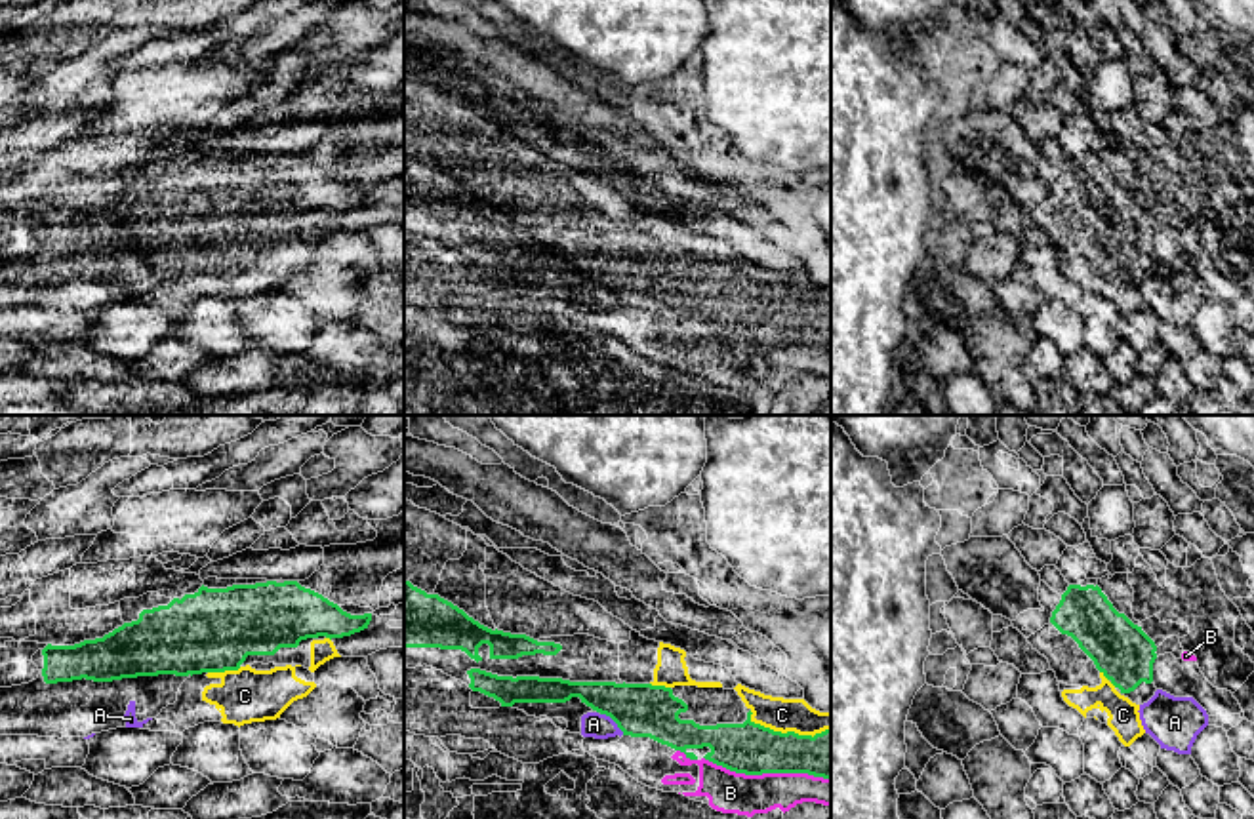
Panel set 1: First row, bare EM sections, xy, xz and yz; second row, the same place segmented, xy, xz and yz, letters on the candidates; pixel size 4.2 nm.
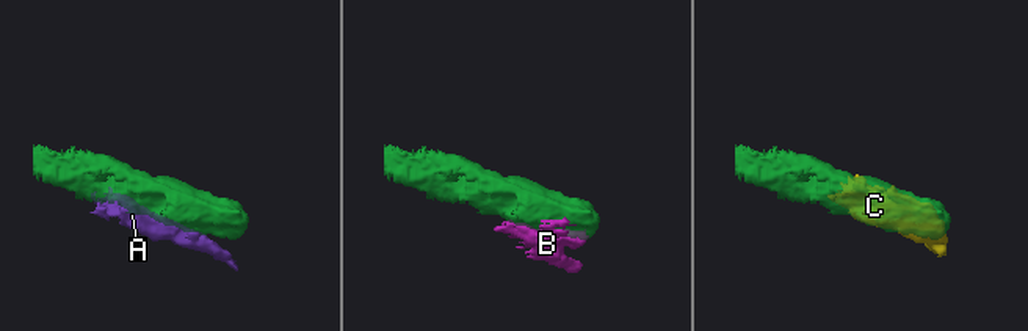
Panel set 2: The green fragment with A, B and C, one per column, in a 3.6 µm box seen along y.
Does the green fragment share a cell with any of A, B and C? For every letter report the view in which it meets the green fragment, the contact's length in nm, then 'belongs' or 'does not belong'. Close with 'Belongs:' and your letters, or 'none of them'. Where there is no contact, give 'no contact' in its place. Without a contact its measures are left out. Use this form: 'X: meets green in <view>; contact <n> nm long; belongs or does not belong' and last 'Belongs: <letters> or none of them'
A: meets green in xz; contact 140 nm long; does not belong
B: meets green in xz; contact 550 nm long; does not belong
C: meets green in xz; contact 360 nm long; belongs
Belongs: C

